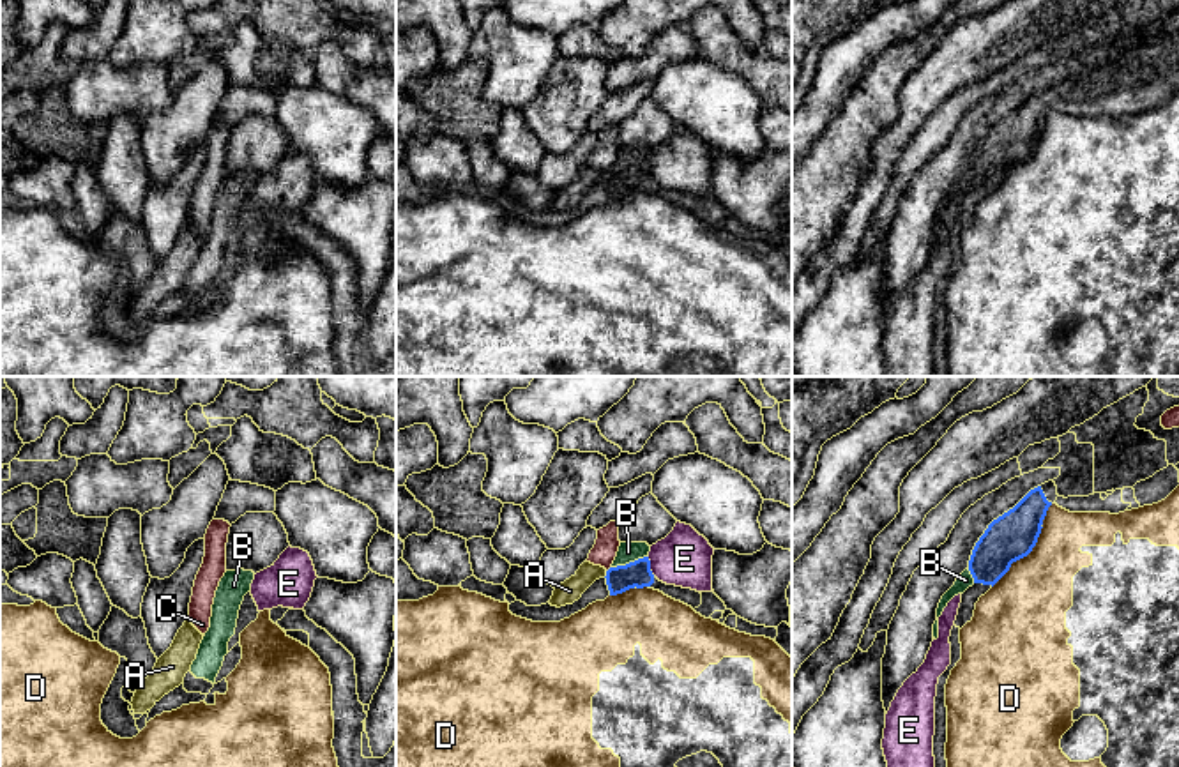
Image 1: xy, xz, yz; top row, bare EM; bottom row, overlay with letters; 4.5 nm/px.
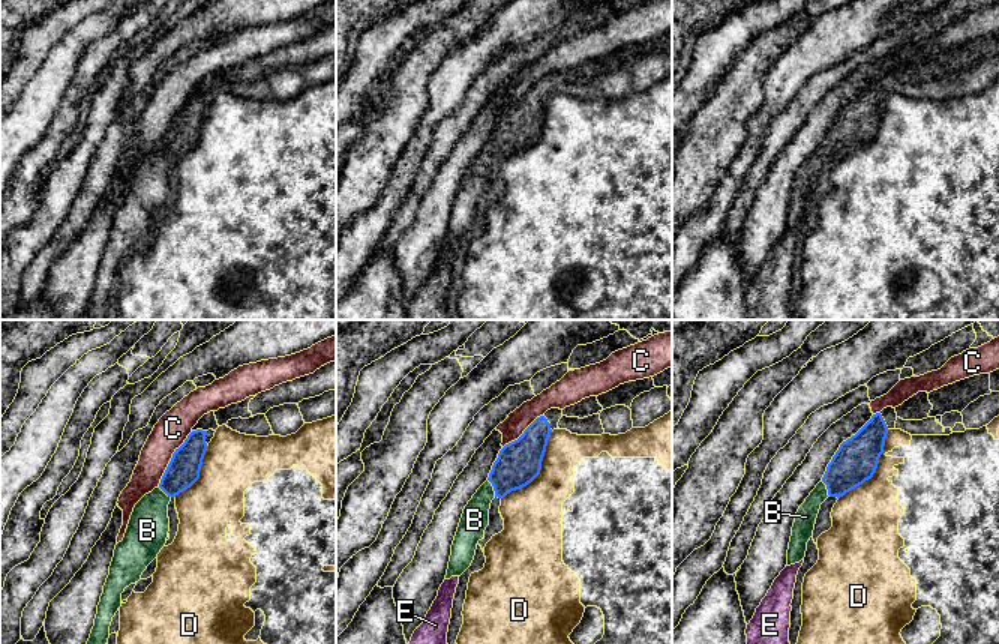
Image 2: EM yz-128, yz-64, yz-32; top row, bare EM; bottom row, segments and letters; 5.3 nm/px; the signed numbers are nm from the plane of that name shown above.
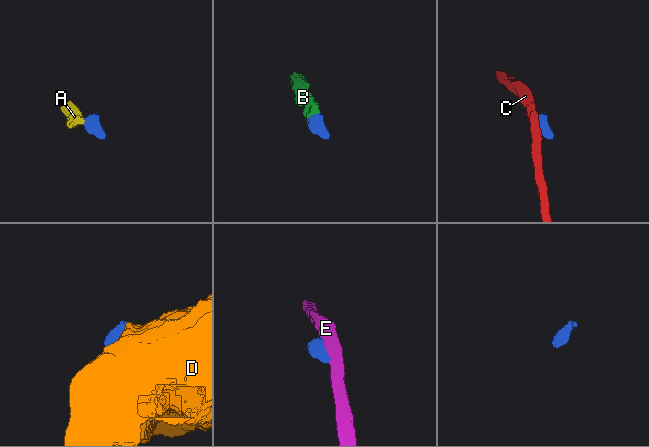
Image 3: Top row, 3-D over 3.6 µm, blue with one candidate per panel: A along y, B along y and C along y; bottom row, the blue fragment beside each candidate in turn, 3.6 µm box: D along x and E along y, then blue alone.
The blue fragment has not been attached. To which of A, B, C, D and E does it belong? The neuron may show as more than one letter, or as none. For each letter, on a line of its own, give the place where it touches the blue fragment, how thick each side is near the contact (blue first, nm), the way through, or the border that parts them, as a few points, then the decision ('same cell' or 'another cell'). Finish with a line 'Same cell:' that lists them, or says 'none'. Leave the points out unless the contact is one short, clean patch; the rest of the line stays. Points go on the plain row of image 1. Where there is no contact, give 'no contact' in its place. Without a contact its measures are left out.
A: xz (607, 179) | 120/100 nm | along xz (607, 175), (603, 181) | another cell
B: xz (630, 167) | 120/100 nm | across xz (621, 182), (630, 167), (628, 156) | same cell
C: xz (608, 174) | 120/120 nm | another cell
D: yz (1020, 161) | 220/380 nm | along yz (1043, 131), (1036, 149), (1017, 163), (992, 191) | another cell
E: xz (649, 170) | 120/260 nm | another cell
Same cell: B

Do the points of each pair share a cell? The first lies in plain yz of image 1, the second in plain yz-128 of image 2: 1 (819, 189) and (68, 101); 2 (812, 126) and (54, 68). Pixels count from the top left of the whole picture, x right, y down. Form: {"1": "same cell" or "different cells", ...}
{"1": "same cell", "2": "different cells"}

